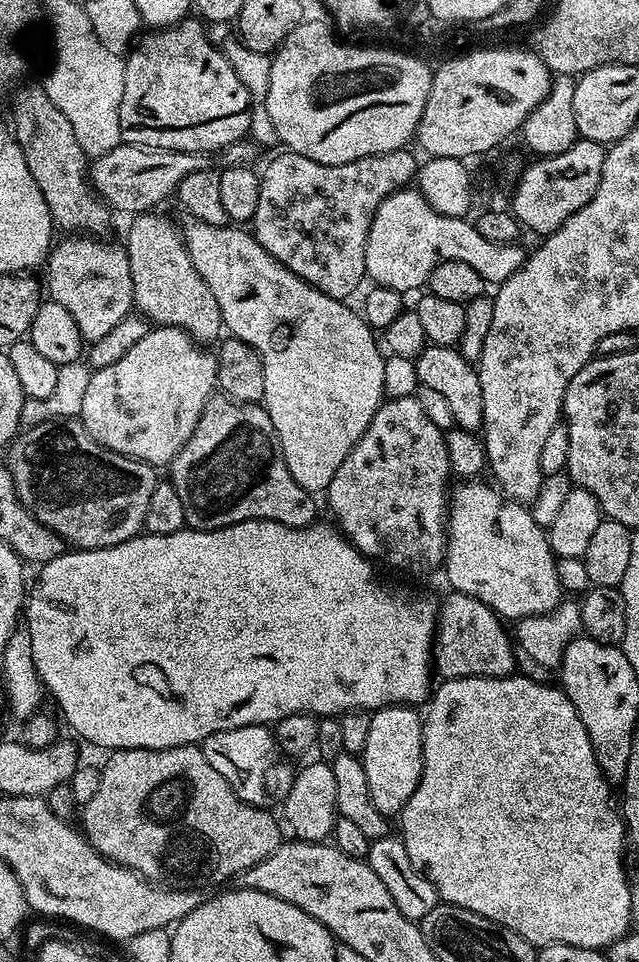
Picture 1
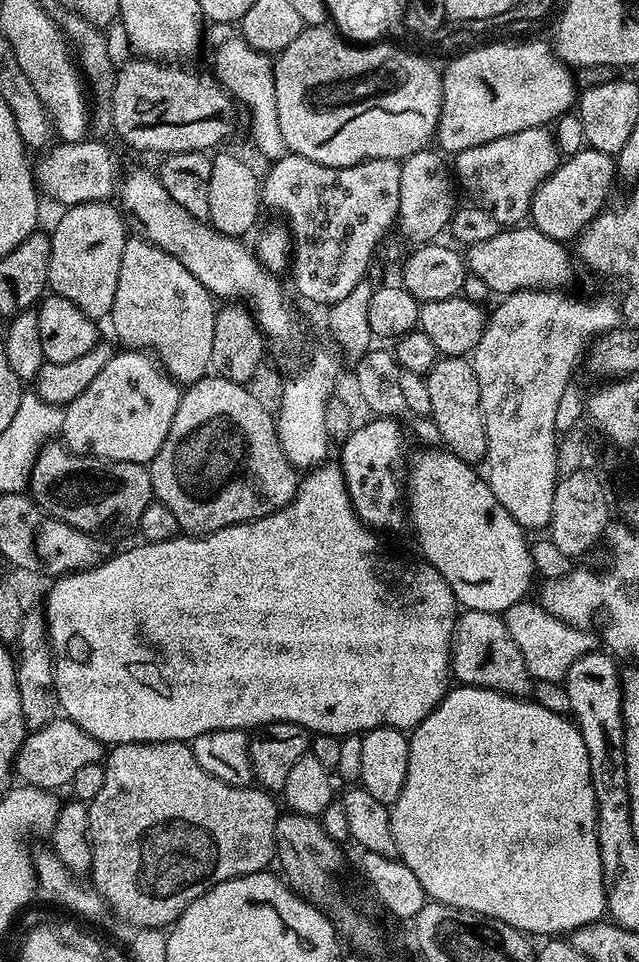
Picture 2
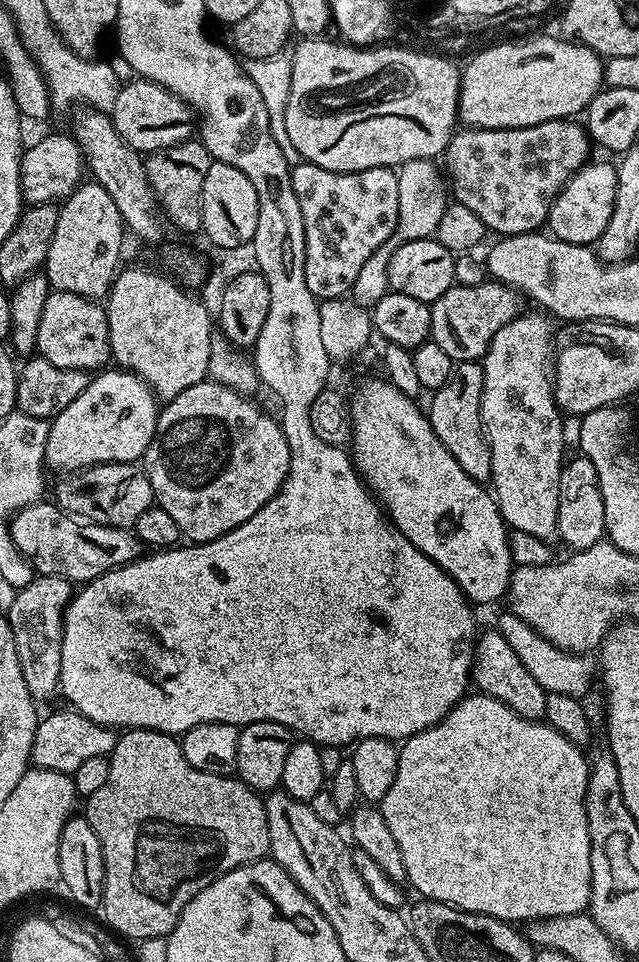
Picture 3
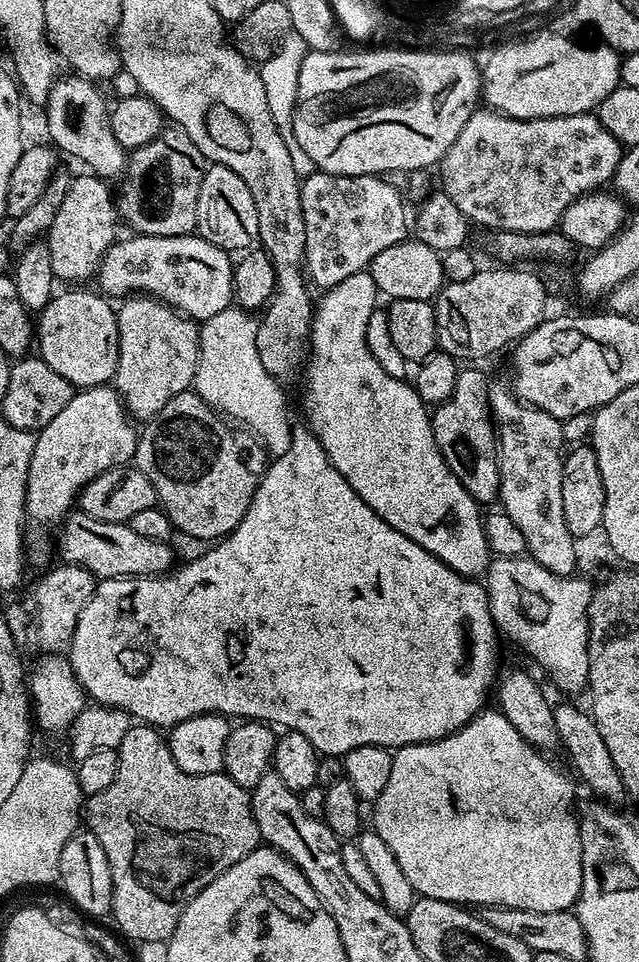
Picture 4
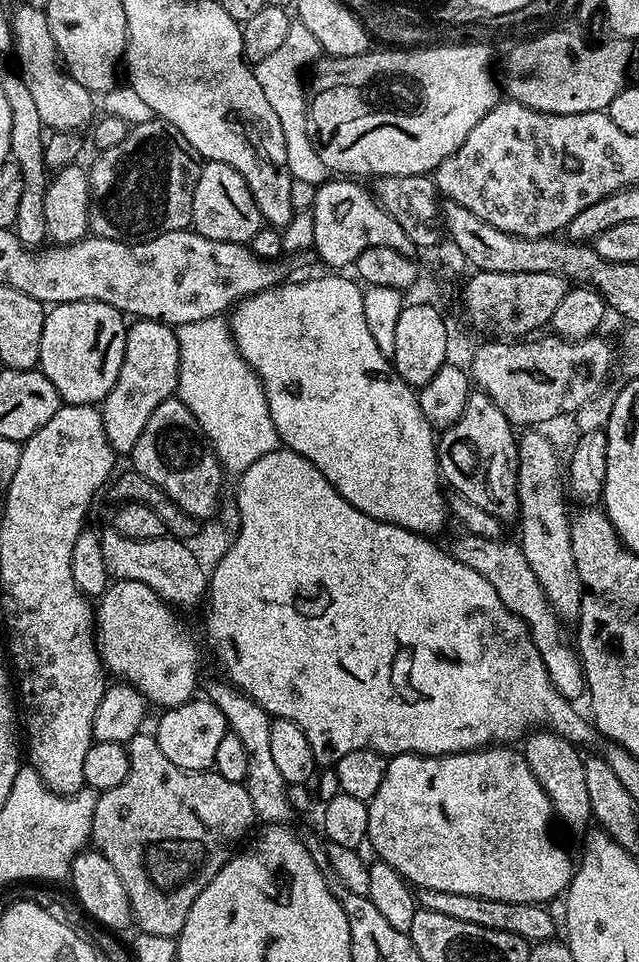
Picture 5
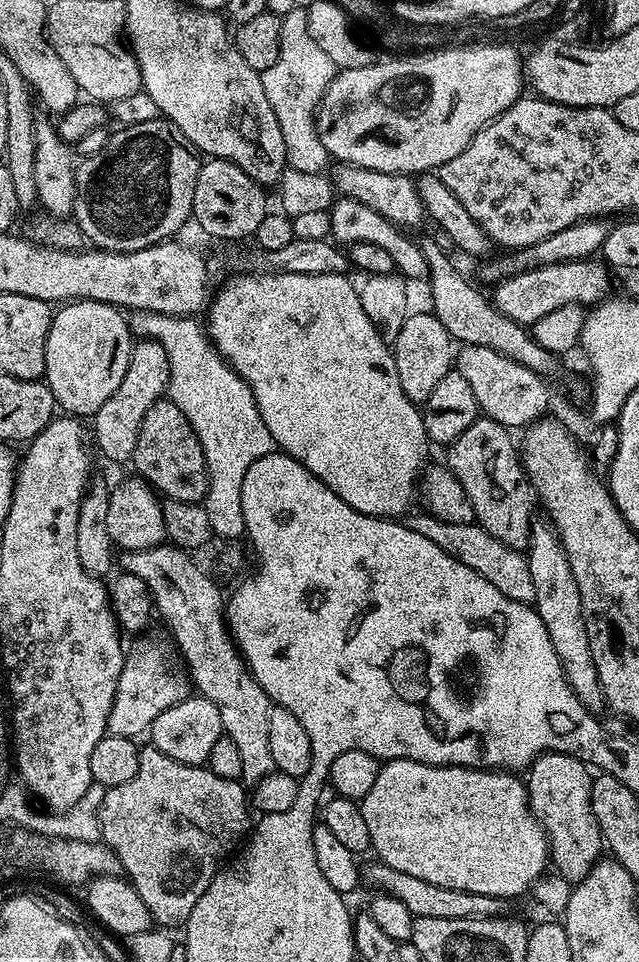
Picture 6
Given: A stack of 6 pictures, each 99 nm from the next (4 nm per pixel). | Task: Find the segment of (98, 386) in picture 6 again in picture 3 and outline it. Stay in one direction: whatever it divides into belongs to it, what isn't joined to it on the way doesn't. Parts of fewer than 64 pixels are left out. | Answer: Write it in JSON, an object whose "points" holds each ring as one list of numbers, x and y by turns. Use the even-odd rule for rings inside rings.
{"points":[[49,291,46,306,42,306,42,322,38,322,36,352,59,368,103,369,112,355,105,305,78,294]]}

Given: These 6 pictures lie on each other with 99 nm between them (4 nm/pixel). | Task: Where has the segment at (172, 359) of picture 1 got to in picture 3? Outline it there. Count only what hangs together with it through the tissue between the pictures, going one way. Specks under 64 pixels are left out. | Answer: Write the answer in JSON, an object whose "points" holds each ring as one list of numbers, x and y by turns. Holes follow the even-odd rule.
{"points":[[108,371,93,375,86,390,49,423,44,451,49,469,61,468,59,471,67,474,91,464,131,464,139,461,150,446,156,429,157,397,132,372]]}

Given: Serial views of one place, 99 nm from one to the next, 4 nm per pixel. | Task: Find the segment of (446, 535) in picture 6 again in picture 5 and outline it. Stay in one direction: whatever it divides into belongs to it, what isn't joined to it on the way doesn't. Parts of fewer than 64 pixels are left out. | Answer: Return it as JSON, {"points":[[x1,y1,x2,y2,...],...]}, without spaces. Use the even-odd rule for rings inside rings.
{"points":[[463,535,450,545,453,558,478,570,478,574,482,574,482,578,486,578,486,582,494,586,498,598,502,598,505,606,527,626,529,636,540,651,540,657,546,666,552,685,566,699,573,702,579,701,579,696,583,697,586,692,584,670,579,655,573,651,570,644,568,649,568,644,560,633,561,621,557,620,556,615,552,613,552,607,544,596,542,586,538,586,538,578,534,578,534,570,530,570,519,543,512,541,511,544,510,541,504,540,505,538,487,540,481,536]]}

